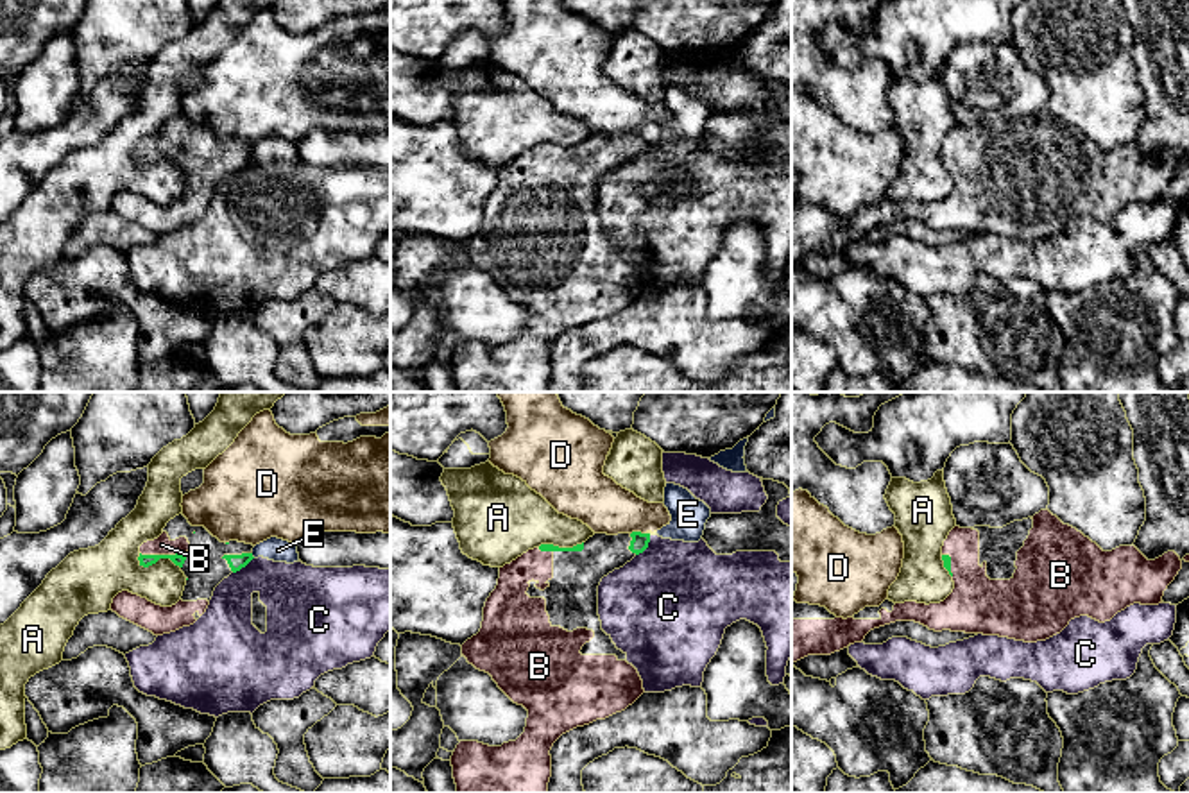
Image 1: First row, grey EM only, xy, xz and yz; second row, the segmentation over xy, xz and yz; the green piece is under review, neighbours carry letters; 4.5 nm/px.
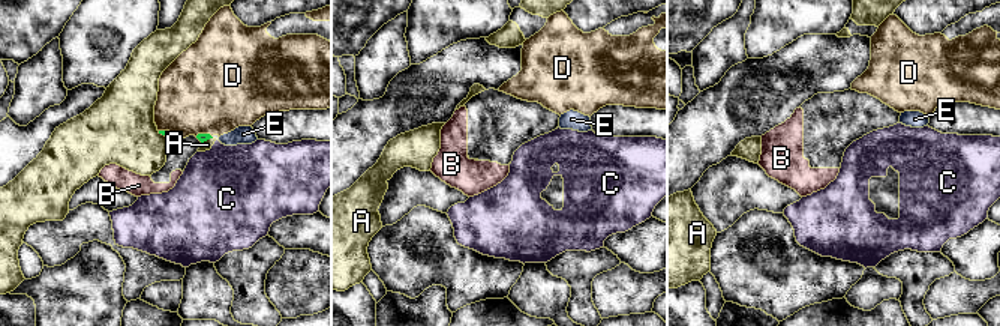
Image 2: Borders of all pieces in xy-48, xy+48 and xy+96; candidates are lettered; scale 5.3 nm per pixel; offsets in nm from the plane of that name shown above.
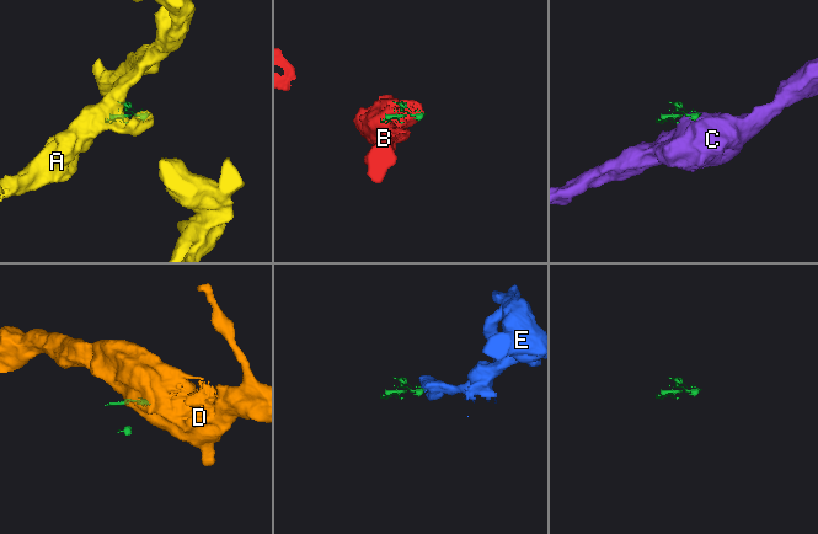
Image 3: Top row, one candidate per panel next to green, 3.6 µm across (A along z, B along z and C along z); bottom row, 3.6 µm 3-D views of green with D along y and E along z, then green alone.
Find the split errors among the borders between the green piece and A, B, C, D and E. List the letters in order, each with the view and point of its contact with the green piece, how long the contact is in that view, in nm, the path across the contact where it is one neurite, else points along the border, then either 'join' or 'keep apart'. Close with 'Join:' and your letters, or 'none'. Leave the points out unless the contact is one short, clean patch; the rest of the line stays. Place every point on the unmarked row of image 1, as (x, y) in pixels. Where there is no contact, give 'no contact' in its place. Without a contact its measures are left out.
A: meets green in xy at (158, 158); contact 200 nm long; border along xy (136, 156), (144, 165), (171, 158), (179, 167); keep apart
B: meets green in xy at (160, 154); contact 180 nm long; join
C: meets green in xz at (647, 145); contact 120 nm long; border along xz (650, 135), (649, 144), (636, 154); keep apart
D: meets green in xz at (638, 131); contact 70 nm long; border along xz (645, 131), (631, 133); keep apart
E: meets green in xy at (251, 154); contact 30 nm long; border along xy (251, 153), (255, 156); keep apart
Join: B

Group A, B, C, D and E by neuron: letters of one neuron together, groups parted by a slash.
A / B / C / D / E

